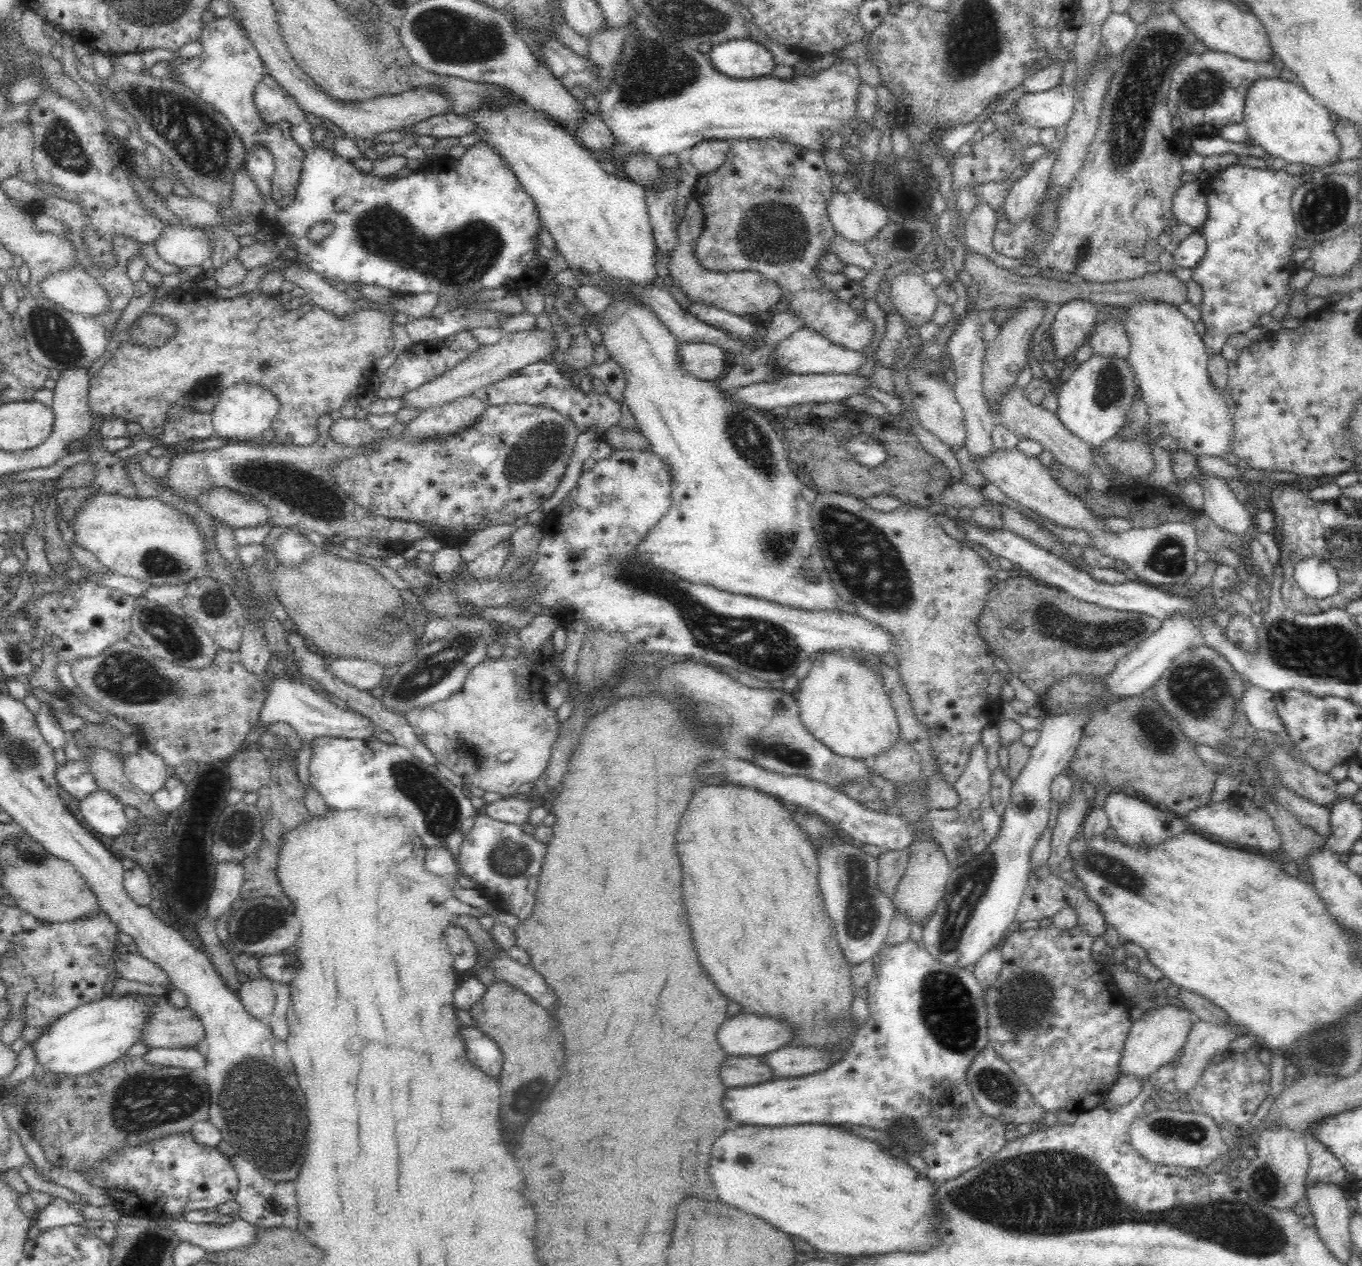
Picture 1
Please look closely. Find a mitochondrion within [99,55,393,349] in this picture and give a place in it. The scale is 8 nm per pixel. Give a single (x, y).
(196, 135)

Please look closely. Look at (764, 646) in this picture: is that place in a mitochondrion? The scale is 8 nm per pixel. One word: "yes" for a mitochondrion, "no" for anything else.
yes

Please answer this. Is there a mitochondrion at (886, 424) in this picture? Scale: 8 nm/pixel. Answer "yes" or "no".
no

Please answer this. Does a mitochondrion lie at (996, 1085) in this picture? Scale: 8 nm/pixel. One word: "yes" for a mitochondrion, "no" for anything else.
yes

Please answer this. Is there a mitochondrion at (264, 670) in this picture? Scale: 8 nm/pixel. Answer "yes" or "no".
no

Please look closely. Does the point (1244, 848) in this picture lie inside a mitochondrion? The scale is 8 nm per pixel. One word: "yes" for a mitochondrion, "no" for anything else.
no

